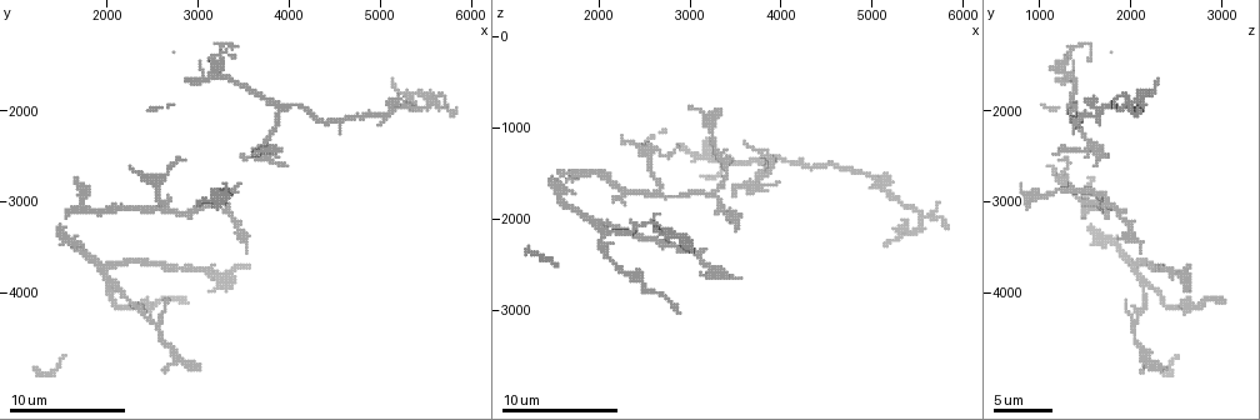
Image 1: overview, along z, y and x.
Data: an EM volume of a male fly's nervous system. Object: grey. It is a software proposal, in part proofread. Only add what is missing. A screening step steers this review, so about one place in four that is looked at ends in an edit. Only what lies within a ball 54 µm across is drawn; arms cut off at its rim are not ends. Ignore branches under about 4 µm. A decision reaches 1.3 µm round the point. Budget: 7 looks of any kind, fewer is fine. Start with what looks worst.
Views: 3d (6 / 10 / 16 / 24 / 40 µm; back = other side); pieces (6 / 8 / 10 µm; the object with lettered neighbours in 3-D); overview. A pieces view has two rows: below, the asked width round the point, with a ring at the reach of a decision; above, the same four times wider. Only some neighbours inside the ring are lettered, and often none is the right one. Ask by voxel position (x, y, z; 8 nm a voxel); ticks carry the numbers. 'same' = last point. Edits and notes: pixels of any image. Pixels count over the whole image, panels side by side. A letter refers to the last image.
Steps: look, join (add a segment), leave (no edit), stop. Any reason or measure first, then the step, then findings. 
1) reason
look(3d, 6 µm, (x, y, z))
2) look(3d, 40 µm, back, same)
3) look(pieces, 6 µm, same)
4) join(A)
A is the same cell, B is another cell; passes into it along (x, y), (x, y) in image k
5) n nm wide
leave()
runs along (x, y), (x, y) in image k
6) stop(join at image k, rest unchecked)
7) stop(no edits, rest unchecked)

free end
look(pieces, 10 µm, (3000, 4800, 2350))

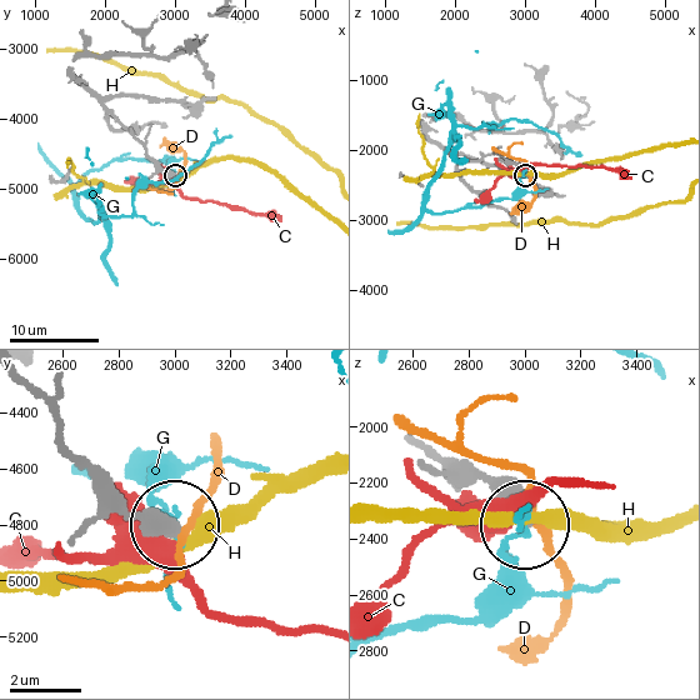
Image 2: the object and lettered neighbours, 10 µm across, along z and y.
390 nm wide
leave()
C, D, G and H are other cells; no lettered segment goes on from it

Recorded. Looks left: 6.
thin end
look(3d, 10 µm, (3550, 3700, 2650))

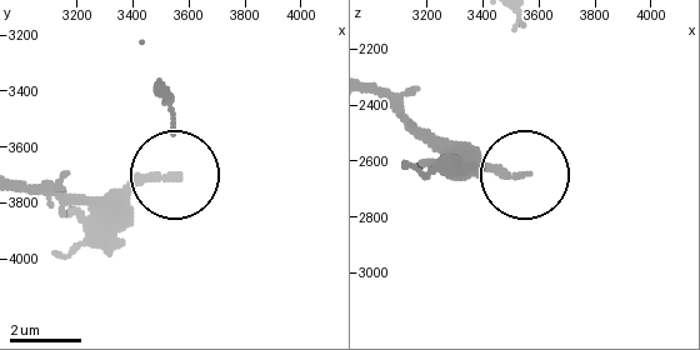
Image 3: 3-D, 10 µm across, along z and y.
look(pieces, 8 µm, (3550, 3700, 2660))

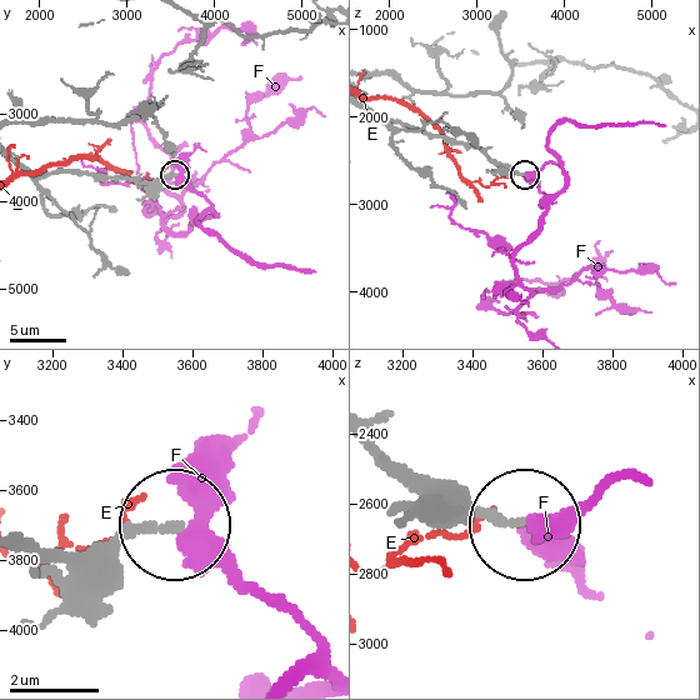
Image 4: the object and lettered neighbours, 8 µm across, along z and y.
leave()
E and F are other cells; none of them fits

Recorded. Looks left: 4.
stops while still wide
look(pieces, 10 µm, (5200, 1900, 1550))

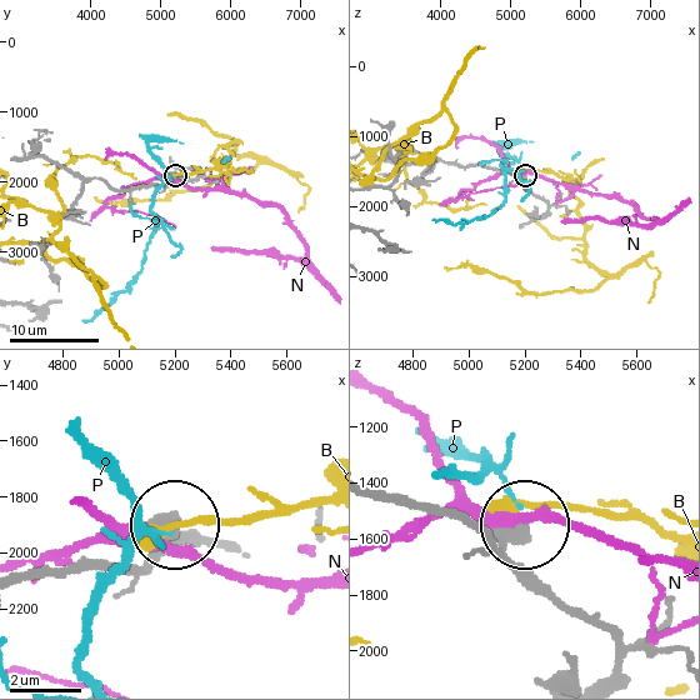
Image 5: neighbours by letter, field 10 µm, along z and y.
leave()
B, N and P are other cells; no lettered segment goes on from it

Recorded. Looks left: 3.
tapers out
look(3d, 6 µm, (3550, 3500, 2100))

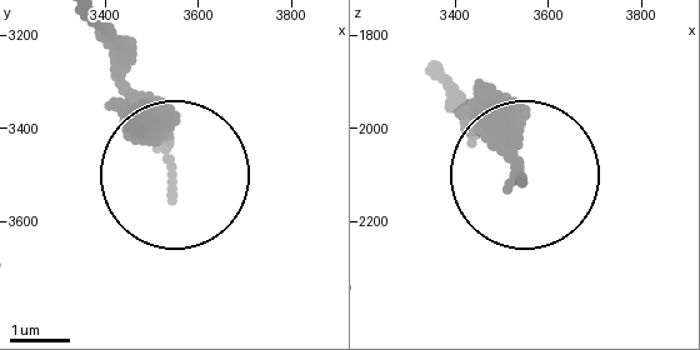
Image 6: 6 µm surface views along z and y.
see the neighbours
look(pieces, 10 µm, (3540, 3545, 2105))

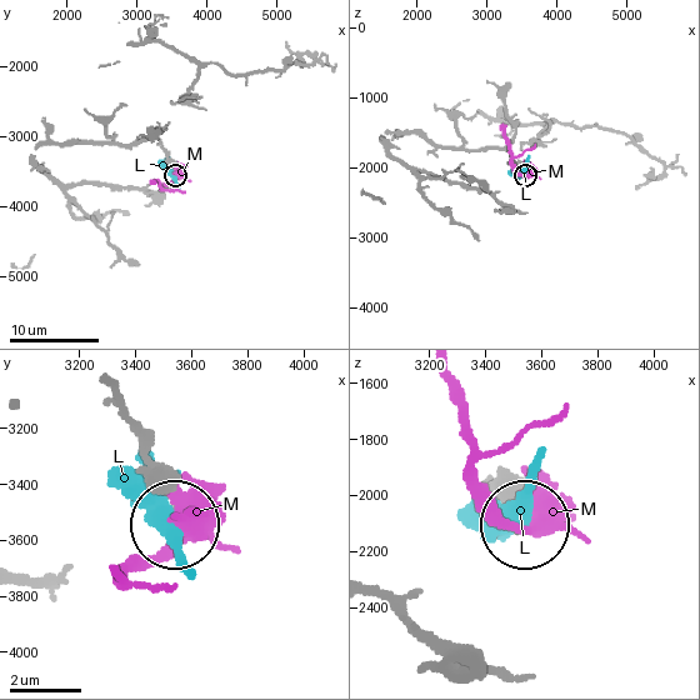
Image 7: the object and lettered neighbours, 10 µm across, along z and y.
leave()
L and M are other cells; none of them fits

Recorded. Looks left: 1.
stop(no edits, rest unchecked)

